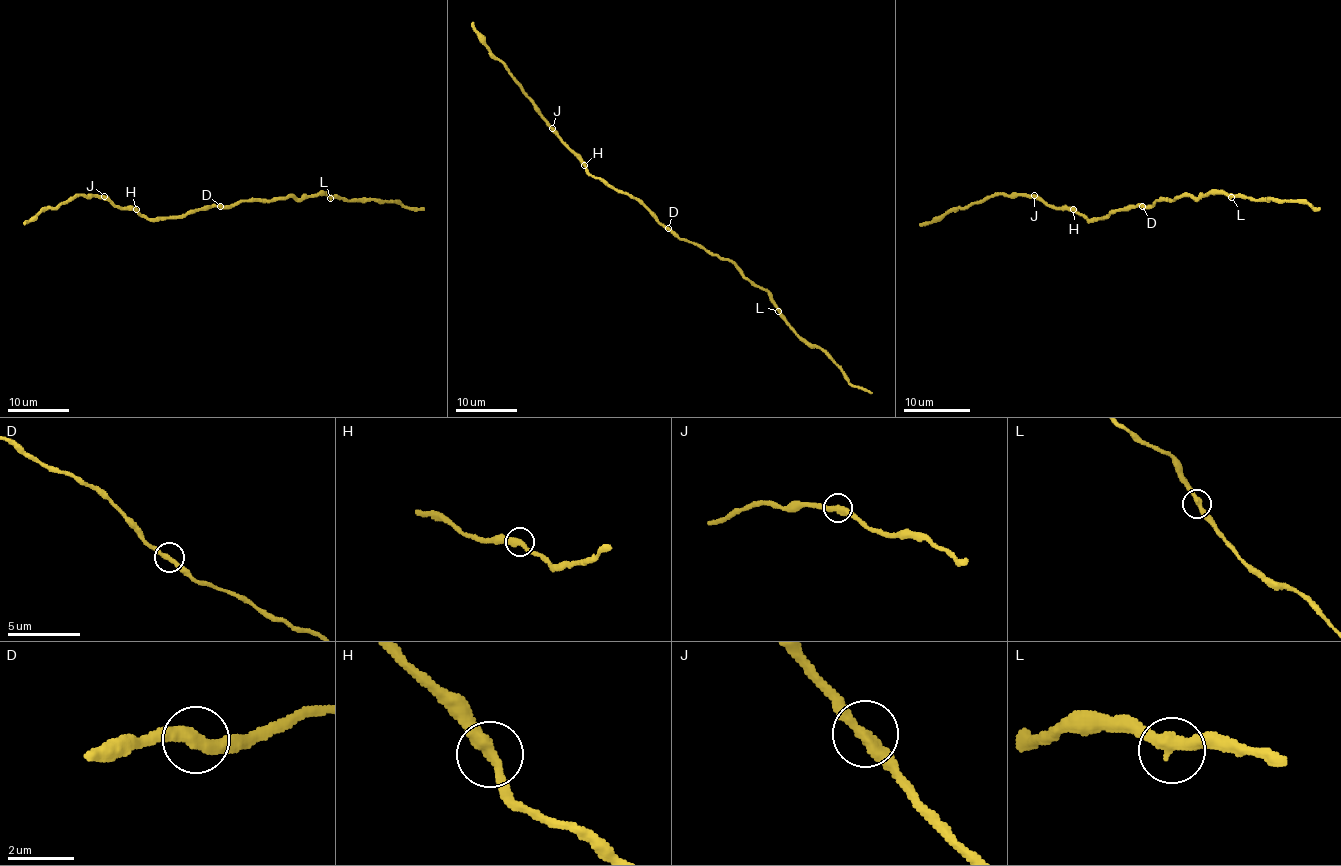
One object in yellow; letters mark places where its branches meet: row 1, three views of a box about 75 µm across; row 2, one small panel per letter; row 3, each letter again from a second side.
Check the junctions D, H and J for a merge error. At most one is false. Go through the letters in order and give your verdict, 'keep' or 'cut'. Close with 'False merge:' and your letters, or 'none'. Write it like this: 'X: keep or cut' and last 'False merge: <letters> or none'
D: cut
H: keep
J: keep
False merge: D

